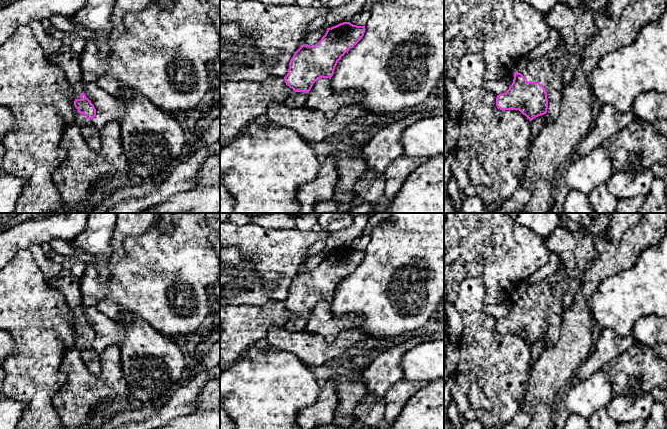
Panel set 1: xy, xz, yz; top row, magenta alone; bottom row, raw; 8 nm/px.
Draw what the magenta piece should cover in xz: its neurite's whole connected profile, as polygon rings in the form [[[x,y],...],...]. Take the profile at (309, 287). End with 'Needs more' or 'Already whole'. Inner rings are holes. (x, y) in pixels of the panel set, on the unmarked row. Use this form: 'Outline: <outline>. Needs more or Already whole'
Outline: [[[343,246],[327,252],[316,269],[302,269],[291,282],[284,301],[286,309],[295,315],[284,328],[290,332],[305,330],[313,308],[322,301],[331,303],[338,285],[362,263],[364,257],[365,250]]]. Needs more

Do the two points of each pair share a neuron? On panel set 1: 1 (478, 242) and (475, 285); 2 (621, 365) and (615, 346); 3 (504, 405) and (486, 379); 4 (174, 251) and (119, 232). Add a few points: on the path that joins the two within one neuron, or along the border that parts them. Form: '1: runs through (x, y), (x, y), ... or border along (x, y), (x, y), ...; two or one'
1: border along (459, 283), (479, 278), (485, 287), (485, 300); two
2: border along (636, 341), (622, 353), (607, 361), (600, 369); two
3: runs through (504, 399), (492, 385); one
4: border along (152, 224), (139, 235), (125, 239), (123, 258); two

